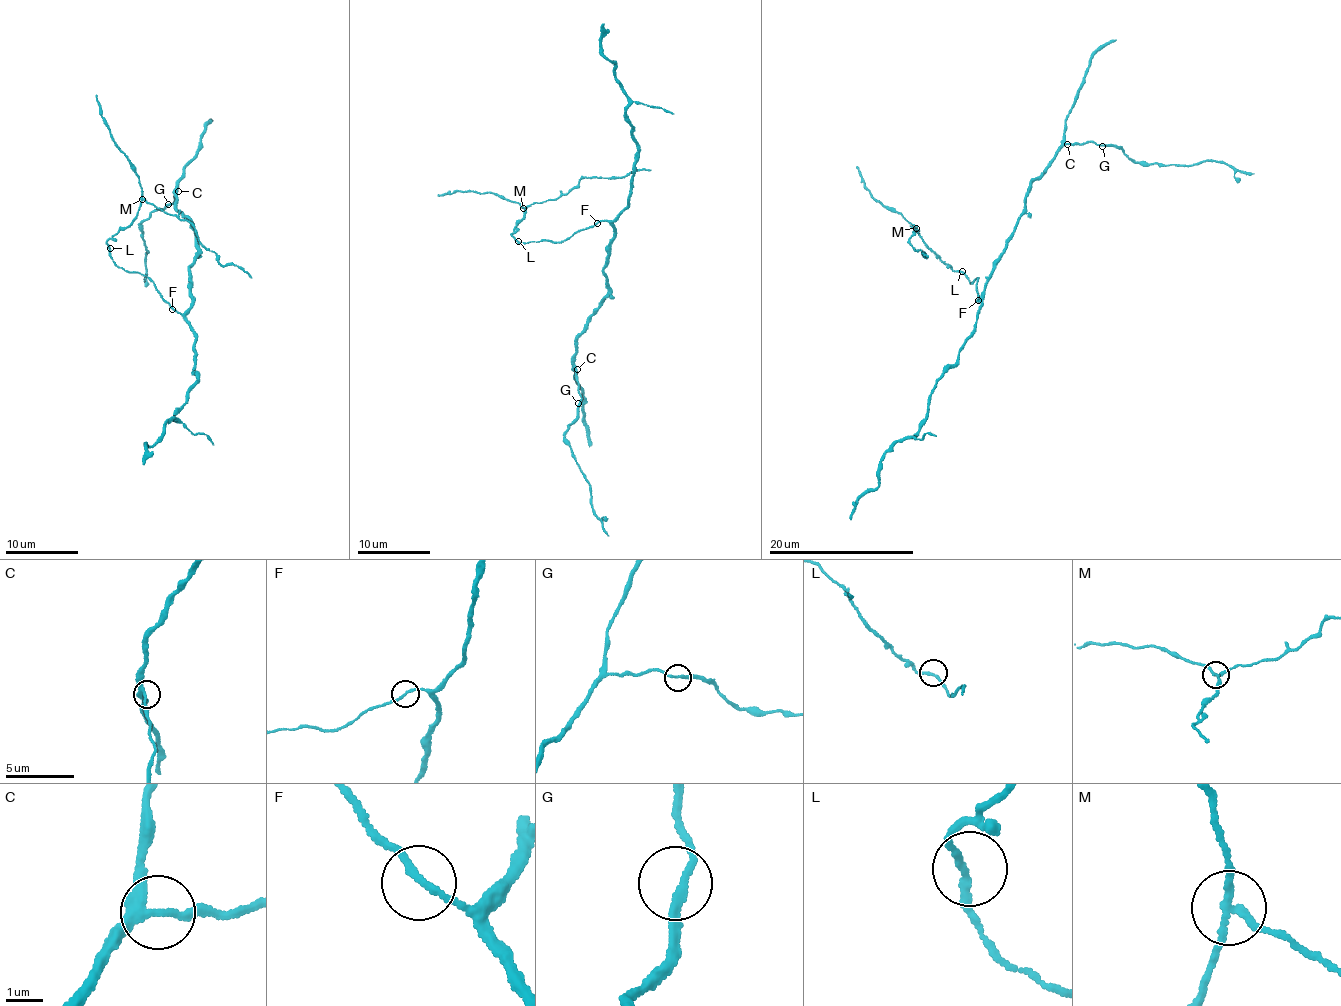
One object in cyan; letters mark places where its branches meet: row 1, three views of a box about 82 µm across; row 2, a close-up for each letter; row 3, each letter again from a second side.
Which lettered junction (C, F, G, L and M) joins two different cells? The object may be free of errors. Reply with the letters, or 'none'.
M

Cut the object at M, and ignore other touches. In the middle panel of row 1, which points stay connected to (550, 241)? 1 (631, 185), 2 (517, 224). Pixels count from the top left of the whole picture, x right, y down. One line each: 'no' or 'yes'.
1: yes
2: yes

